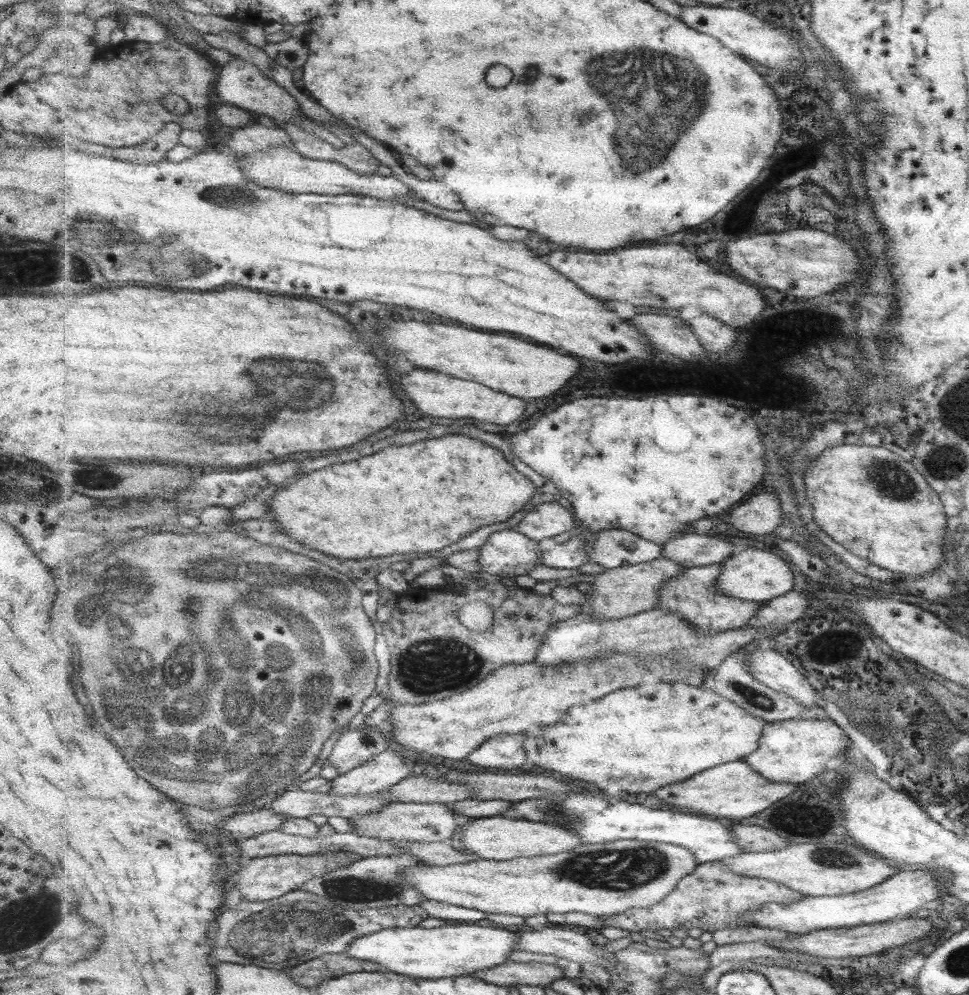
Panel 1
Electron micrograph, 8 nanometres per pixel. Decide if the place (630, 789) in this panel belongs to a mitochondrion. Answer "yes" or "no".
no

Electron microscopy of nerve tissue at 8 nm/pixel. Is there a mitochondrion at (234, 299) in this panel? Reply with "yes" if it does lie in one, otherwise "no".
no

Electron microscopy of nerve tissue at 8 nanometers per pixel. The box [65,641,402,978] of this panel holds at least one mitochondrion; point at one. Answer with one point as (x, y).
(285, 932)

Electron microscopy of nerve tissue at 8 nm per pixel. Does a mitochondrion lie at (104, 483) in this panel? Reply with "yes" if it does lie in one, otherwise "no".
yes

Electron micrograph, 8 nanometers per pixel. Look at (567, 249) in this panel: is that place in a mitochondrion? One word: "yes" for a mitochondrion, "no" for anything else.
no

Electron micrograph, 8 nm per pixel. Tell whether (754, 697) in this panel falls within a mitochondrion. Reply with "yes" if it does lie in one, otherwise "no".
yes

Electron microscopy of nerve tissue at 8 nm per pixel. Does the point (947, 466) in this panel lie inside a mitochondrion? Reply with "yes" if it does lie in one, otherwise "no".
yes

